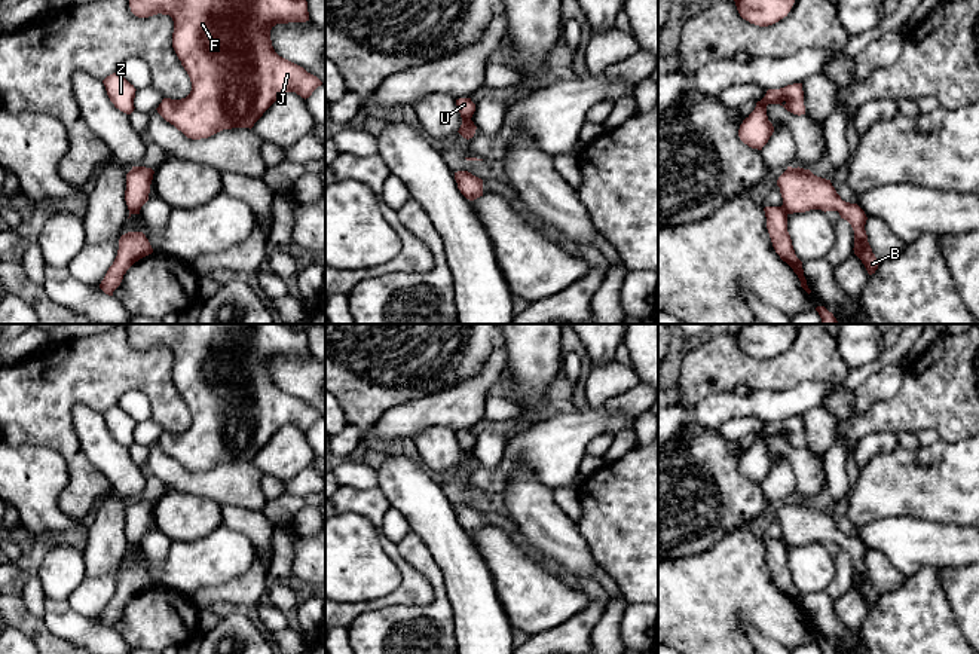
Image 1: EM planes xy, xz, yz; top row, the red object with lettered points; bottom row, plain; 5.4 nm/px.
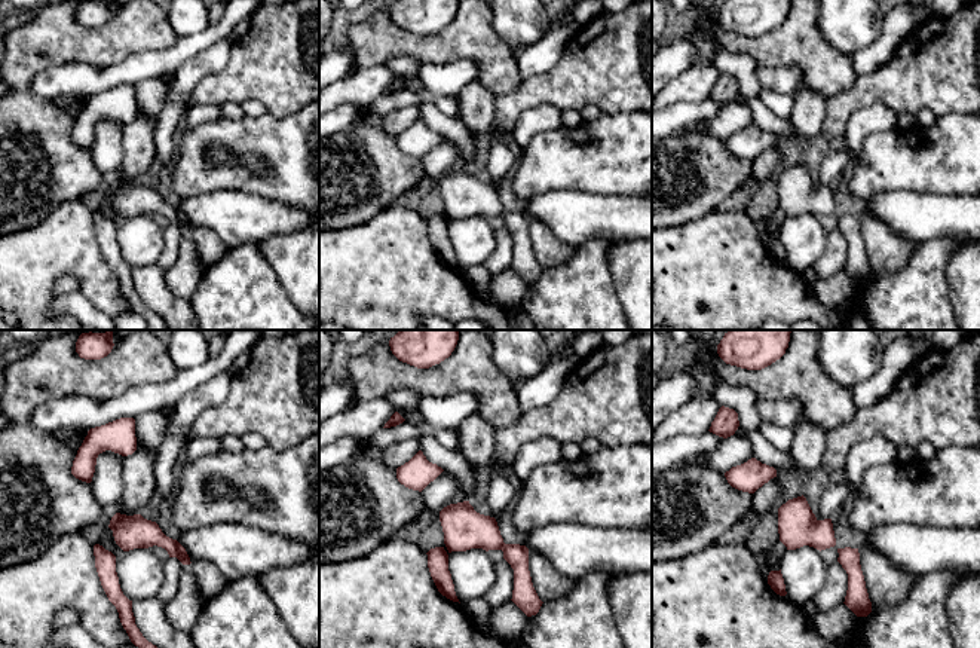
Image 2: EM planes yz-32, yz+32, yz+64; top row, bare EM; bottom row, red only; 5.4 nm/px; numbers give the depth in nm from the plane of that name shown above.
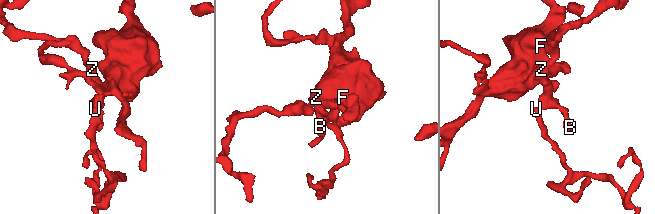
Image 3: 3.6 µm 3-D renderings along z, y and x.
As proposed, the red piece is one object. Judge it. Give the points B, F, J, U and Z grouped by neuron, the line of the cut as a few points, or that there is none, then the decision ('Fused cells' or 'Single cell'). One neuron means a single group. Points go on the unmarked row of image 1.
Groups: B F J Z / U. Split along xz (462, 451), (470, 452). Fused cells

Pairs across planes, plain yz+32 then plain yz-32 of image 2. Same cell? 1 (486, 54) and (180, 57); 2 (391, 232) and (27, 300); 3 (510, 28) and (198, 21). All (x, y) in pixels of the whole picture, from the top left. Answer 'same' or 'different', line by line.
1: different
2: same
3: same

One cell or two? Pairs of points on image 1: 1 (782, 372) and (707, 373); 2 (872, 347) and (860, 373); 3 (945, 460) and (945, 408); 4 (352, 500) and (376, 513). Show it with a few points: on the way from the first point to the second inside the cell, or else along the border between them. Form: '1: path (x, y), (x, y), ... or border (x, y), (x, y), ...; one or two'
1: path (764, 372), (725, 372); one
2: border (886, 350), (875, 360), (849, 369); two
3: border (939, 437), (951, 443), (963, 440); two
4: path (358, 501), (370, 507); one

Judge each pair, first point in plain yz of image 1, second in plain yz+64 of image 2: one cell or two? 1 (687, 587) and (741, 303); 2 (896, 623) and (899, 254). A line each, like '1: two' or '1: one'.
1: one
2: two

